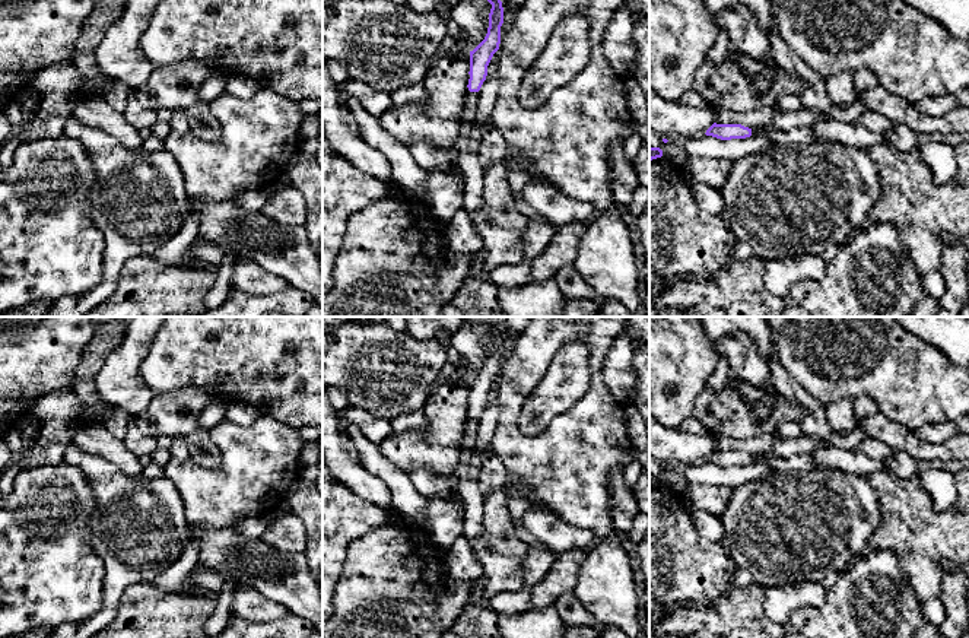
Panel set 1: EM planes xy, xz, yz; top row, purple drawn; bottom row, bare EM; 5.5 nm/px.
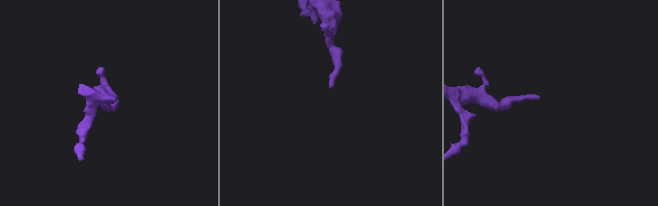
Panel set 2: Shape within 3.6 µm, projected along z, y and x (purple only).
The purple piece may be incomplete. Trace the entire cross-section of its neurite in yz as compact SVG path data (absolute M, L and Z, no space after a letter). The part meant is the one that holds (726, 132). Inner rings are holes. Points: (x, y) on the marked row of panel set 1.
M820 121L811 127L791 131L775 131L766 128L749 128L741 124L714 123L705 133L721 140L746 139L753 136L768 137L773 146L810 145L838 142L846 146L870 149L877 143L884 143L884 136L873 133L864 124L845 121Z

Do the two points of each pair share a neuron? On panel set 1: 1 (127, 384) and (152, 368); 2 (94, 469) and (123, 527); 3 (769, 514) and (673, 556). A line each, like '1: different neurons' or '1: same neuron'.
1: different neurons
2: same neuron
3: different neurons

